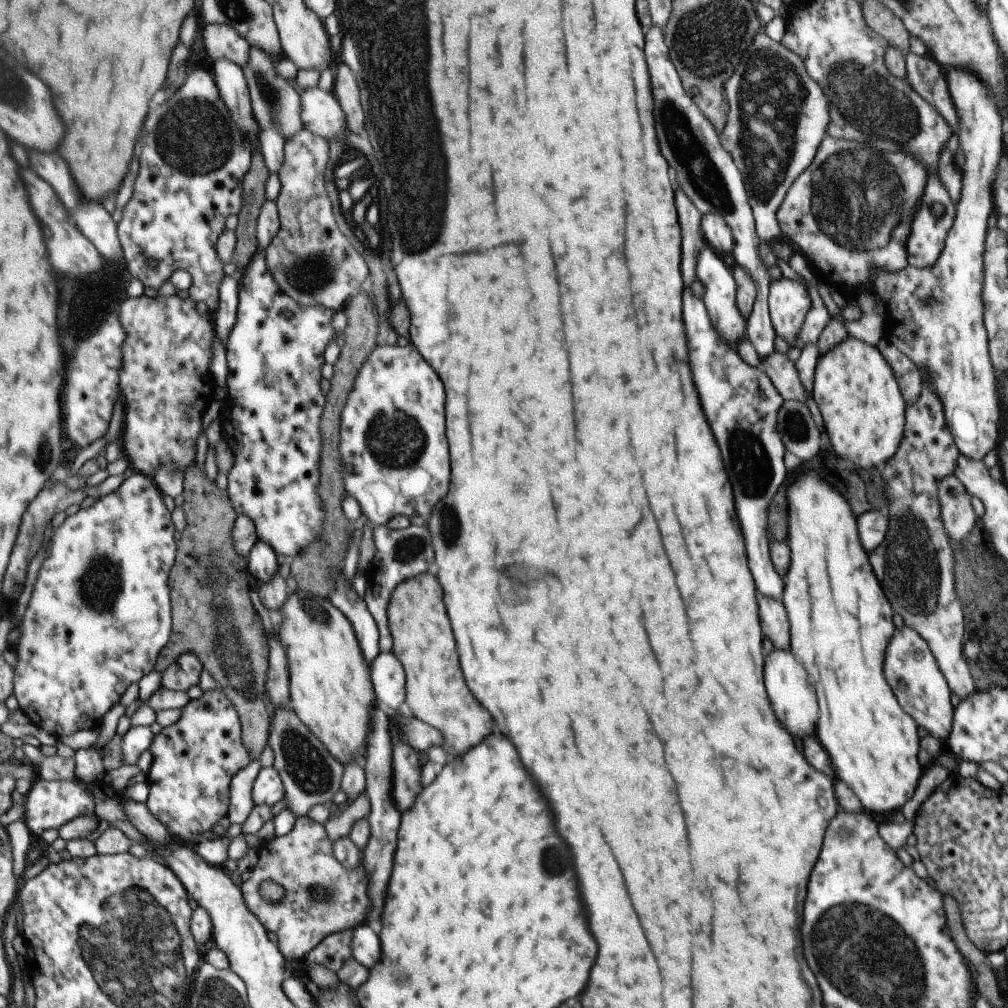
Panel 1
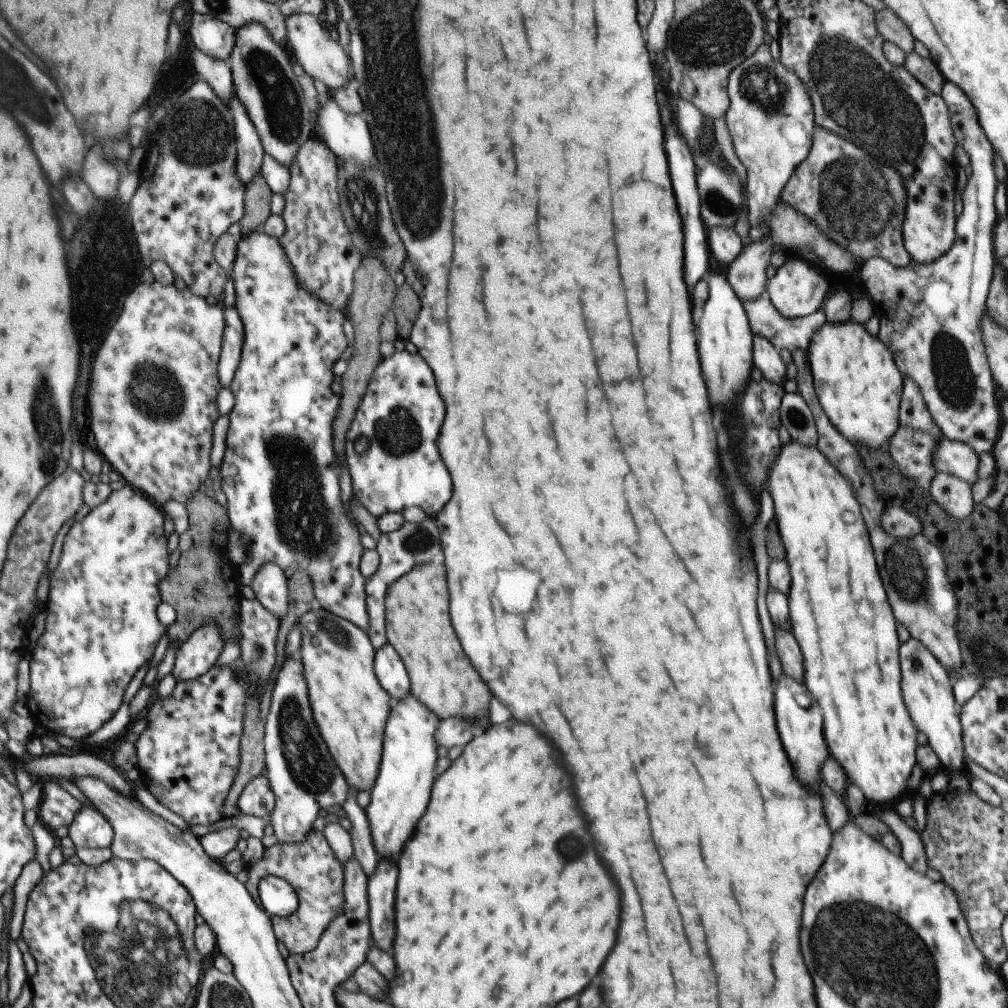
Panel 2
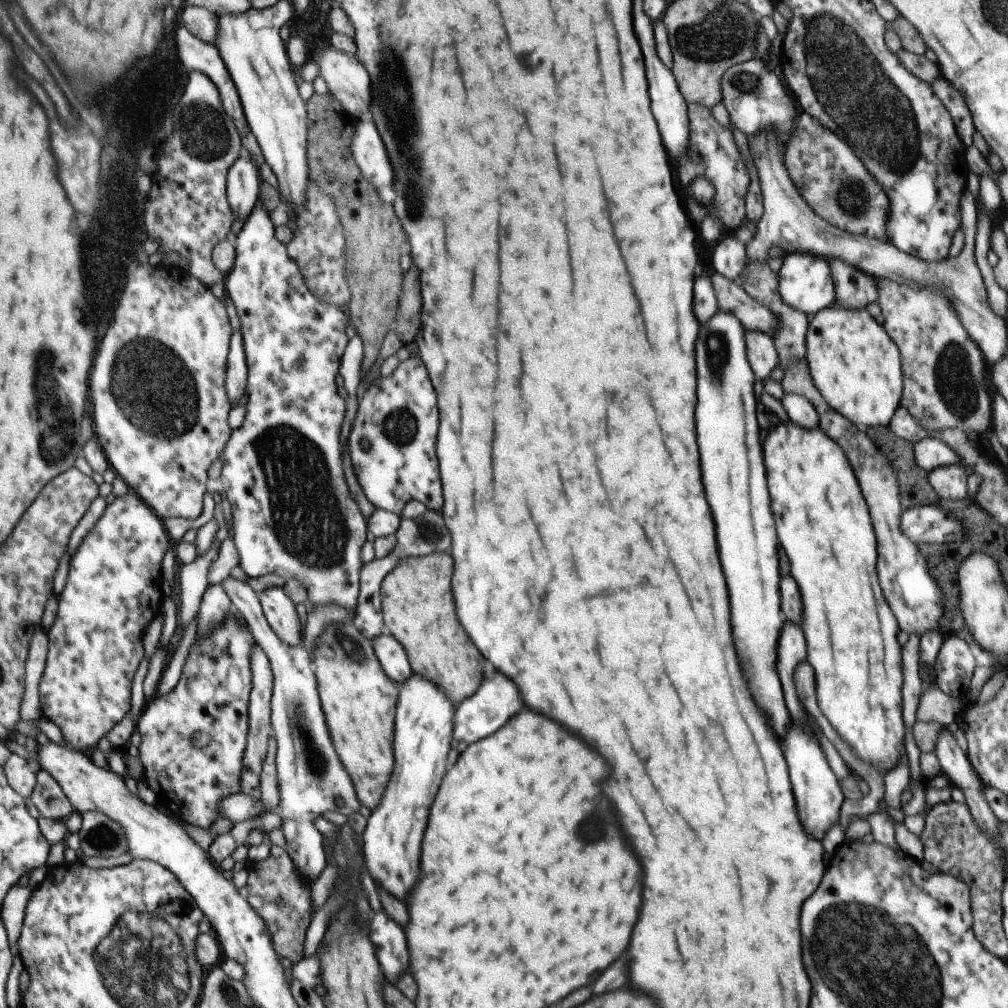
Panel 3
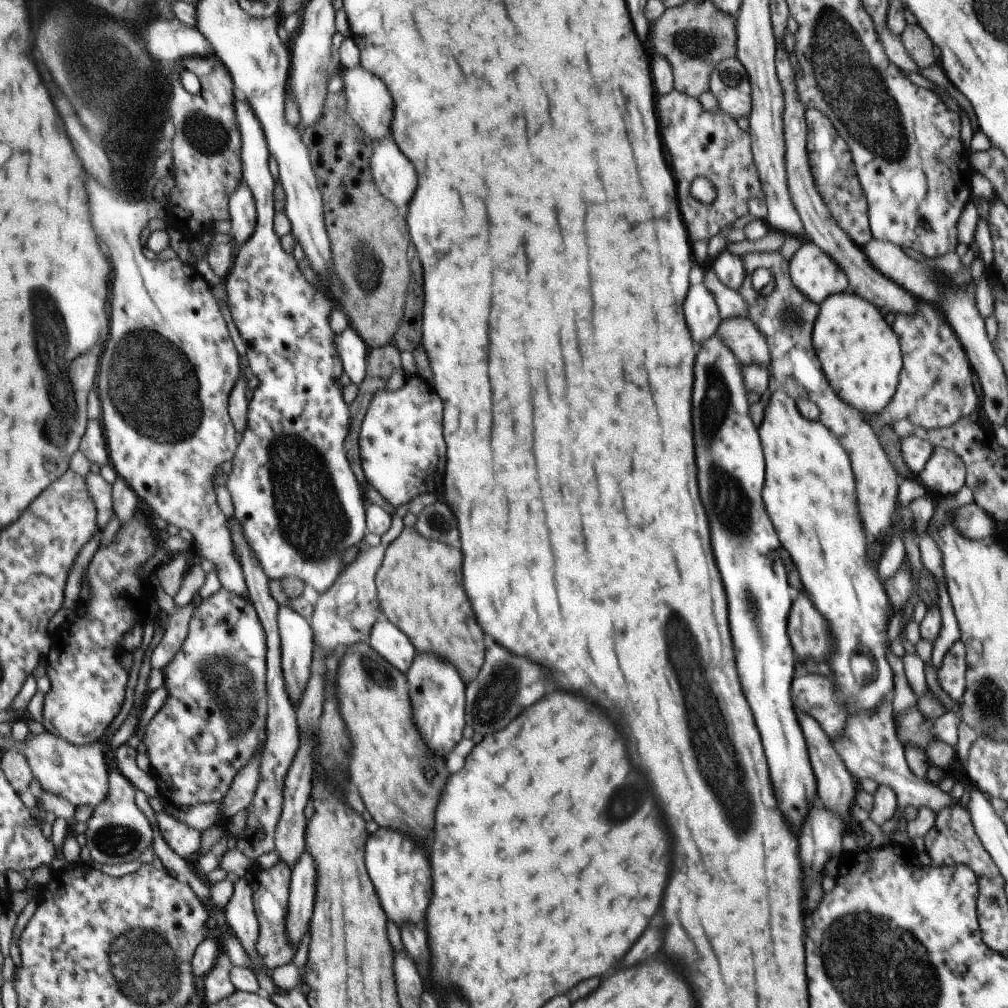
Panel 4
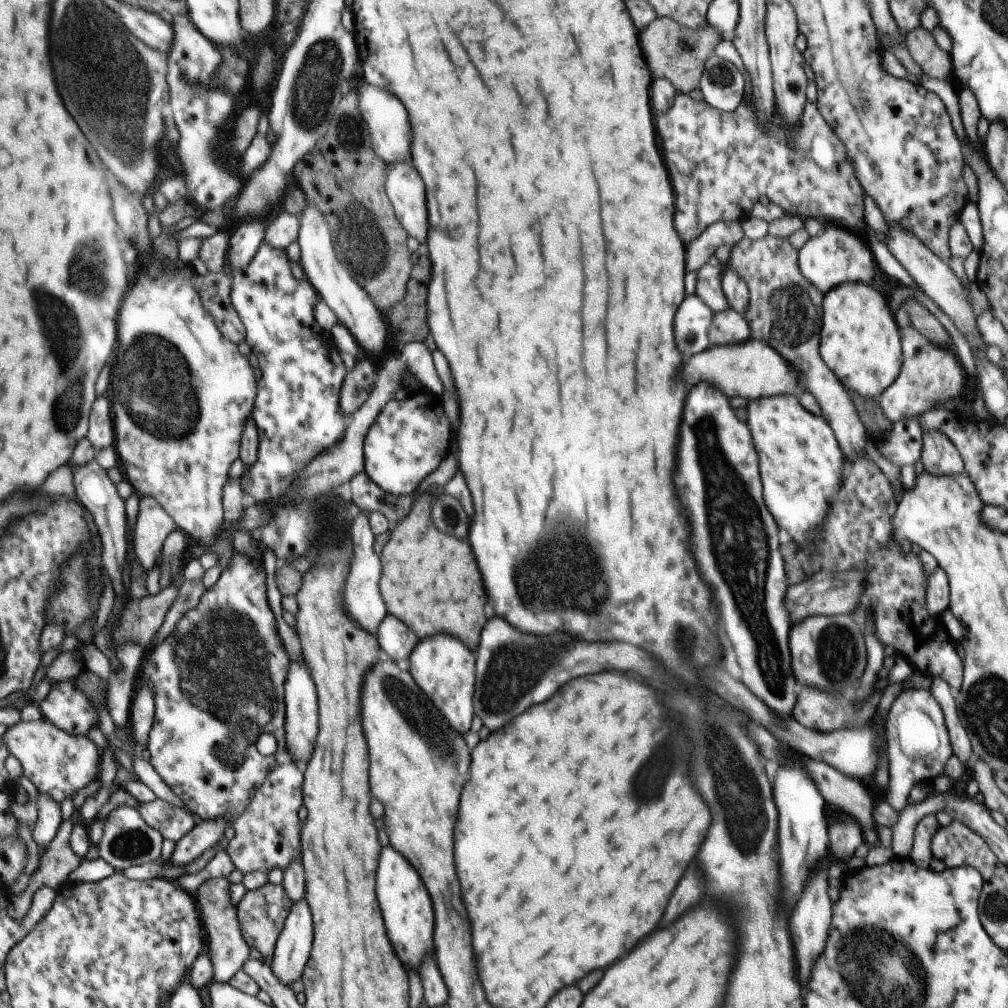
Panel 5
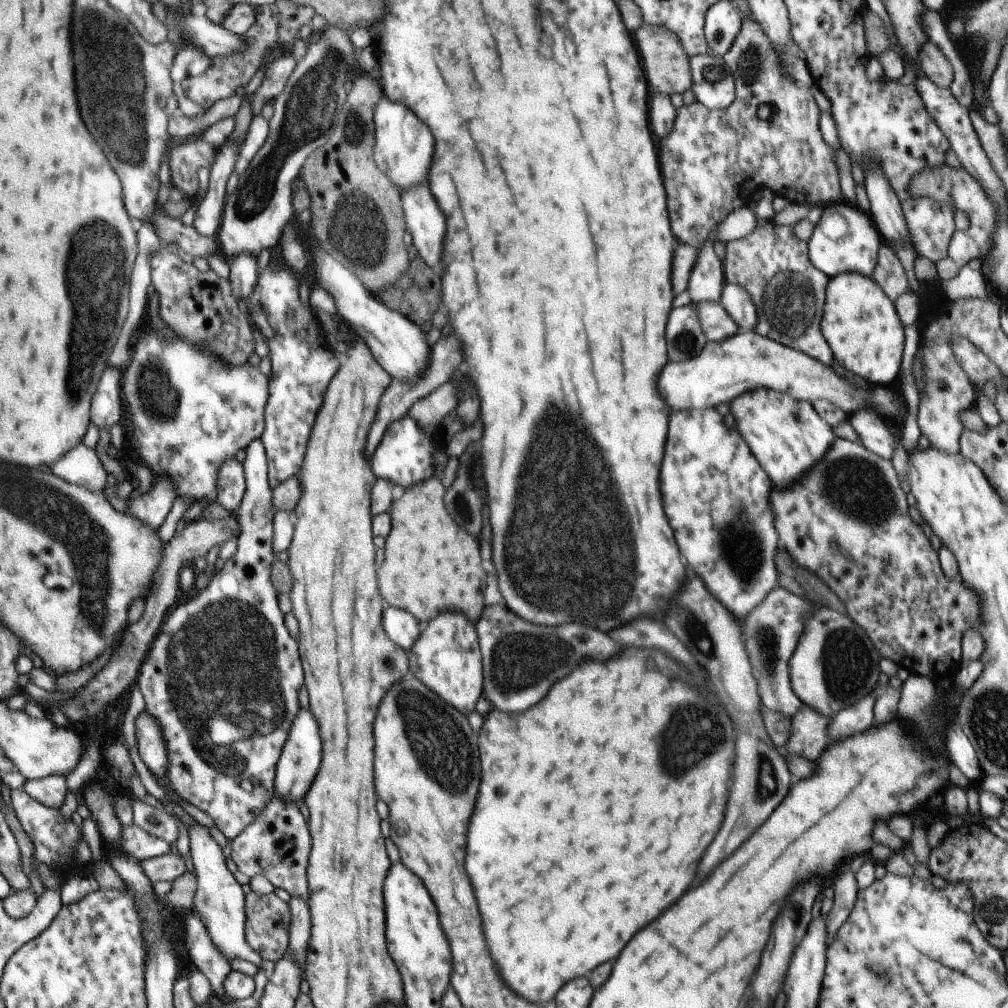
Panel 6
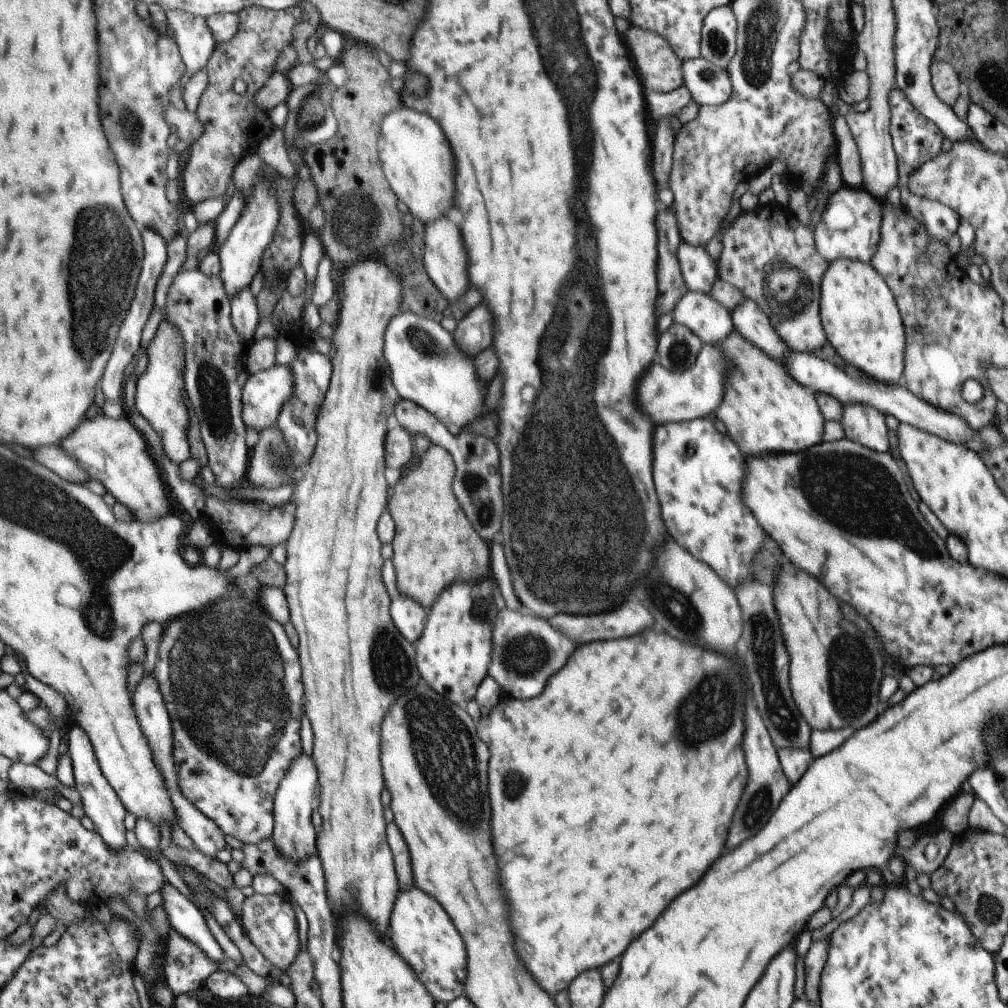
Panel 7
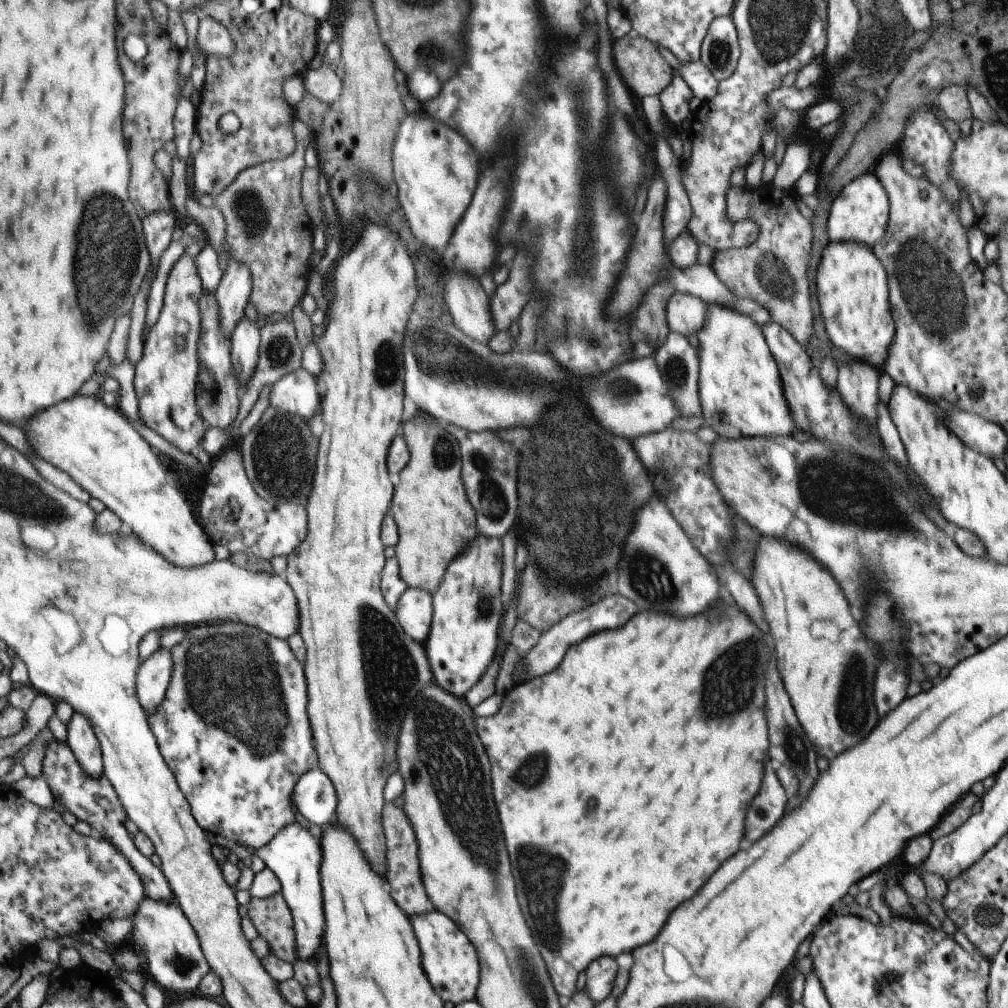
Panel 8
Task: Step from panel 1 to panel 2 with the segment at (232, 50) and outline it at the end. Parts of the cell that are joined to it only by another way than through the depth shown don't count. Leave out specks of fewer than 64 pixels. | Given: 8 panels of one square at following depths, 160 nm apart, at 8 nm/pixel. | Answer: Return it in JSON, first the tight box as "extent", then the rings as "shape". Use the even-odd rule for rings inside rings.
{"extent":[187,14,234,61],"shape":[[[193,14],[187,30],[194,48],[222,61],[226,61],[232,52],[234,31],[223,21],[217,21],[204,14]]]}

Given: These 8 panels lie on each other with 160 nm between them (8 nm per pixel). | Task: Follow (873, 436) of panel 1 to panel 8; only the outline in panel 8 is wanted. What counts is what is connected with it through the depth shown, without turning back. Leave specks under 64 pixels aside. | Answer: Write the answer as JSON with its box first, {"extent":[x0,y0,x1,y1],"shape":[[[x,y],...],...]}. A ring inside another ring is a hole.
{"extent":[815,242,895,370],"shape":[[[853,242],[828,243],[817,266],[815,292],[825,331],[833,346],[881,370],[879,364],[893,338],[895,322],[889,308],[885,270],[872,250]]]}

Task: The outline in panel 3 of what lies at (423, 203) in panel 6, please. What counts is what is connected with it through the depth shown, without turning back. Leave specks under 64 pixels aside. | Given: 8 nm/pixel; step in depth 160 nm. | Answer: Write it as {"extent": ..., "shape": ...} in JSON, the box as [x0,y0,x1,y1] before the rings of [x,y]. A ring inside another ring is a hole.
{"extent":[350,116,394,191],"shape":[[[370,116],[356,121],[350,151],[361,174],[376,191],[379,188],[392,187],[394,170]]]}

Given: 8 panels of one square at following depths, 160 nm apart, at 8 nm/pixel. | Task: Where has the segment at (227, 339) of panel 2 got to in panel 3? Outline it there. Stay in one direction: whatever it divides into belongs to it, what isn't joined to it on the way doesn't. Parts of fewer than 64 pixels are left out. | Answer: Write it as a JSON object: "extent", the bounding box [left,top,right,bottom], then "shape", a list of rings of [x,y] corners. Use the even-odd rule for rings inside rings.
{"extent":[224,330,247,407],"shape":[[[235,330],[232,331],[228,344],[224,378],[224,391],[232,407],[237,405],[239,398],[244,395],[246,376],[247,371],[242,338],[240,331]]]}

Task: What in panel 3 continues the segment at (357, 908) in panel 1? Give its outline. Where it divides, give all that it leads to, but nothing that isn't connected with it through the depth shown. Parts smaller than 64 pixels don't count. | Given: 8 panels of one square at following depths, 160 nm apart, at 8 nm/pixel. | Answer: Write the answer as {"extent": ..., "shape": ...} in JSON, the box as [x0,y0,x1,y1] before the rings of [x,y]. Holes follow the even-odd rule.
{"extent":[243,845,311,965],"shape":[[[269,845],[269,855],[260,861],[246,863],[246,885],[243,888],[249,906],[261,917],[270,934],[272,949],[279,958],[287,958],[294,965],[302,956],[303,938],[311,912],[310,881],[300,880],[292,860],[284,847]]]}

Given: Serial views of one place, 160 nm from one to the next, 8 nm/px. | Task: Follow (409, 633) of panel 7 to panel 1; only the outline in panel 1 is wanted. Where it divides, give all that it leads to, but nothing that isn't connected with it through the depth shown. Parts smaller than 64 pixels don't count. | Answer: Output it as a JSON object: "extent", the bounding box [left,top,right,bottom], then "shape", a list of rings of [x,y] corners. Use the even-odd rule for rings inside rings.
{"extent":[368,651,405,717],"shape":[[[392,651],[378,652],[368,667],[376,706],[388,717],[401,712],[404,709],[405,675],[397,657]]]}

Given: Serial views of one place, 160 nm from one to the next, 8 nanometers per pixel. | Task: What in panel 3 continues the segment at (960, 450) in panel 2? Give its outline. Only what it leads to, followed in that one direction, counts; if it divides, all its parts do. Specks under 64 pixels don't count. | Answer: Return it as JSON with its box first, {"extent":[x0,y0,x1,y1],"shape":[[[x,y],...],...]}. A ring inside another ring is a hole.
{"extent":[912,437,960,473],"shape":[[[923,437],[912,444],[912,450],[917,466],[927,473],[941,465],[960,464],[956,451],[936,438]]]}

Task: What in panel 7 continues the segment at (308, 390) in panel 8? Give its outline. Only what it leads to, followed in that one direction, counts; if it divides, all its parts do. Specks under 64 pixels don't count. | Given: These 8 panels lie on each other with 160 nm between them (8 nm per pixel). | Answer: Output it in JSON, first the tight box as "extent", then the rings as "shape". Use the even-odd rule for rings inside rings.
{"extent":[241,365,293,436],"shape":[[[274,365],[268,370],[247,374],[247,380],[241,390],[241,422],[244,430],[254,429],[259,436],[261,430],[274,426],[281,406],[291,396],[293,396],[293,376],[287,366]]]}

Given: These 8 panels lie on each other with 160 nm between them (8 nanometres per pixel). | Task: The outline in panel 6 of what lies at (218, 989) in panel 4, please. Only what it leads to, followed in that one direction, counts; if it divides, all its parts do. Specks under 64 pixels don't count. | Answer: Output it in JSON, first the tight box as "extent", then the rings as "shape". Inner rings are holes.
{"extent":[188,821,262,968],"shape":[[[193,821],[188,828],[189,850],[194,866],[196,891],[192,904],[195,904],[198,914],[195,915],[205,927],[214,947],[230,961],[232,958],[242,958],[261,968],[262,958],[245,942],[244,939],[244,898],[241,885],[234,879],[232,873],[225,867],[221,848],[209,835],[209,829]]]}

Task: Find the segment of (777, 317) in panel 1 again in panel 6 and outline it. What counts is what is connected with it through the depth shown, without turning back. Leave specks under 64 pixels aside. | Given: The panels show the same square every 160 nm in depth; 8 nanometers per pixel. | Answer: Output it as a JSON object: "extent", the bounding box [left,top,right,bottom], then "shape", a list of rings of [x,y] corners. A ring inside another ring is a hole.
{"extent":[806,200,881,278],"shape":[[[841,200],[822,207],[818,222],[806,242],[808,261],[827,278],[840,272],[858,272],[870,277],[875,266],[881,238],[872,219],[856,205]]]}

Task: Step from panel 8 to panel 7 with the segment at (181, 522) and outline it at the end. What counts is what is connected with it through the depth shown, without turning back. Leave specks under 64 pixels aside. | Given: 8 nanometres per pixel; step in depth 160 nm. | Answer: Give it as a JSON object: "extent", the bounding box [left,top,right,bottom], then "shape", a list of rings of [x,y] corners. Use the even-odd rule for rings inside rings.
{"extent":[57,414,173,522],"shape":[[[101,414],[85,418],[57,446],[65,450],[69,458],[73,456],[75,464],[85,470],[87,476],[101,482],[116,503],[129,508],[137,522],[153,522],[171,513],[173,506],[152,459],[151,450],[138,430],[128,422],[126,415],[115,420]]]}

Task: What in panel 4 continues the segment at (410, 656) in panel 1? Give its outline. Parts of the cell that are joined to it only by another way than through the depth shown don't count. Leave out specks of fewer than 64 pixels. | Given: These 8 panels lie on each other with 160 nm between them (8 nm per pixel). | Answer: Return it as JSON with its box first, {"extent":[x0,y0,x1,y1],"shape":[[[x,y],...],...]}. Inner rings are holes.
{"extent":[374,526,484,684],"shape":[[[404,526],[385,548],[381,566],[374,576],[374,583],[380,612],[407,636],[417,653],[432,652],[448,660],[460,672],[465,684],[479,672],[484,659],[483,632],[461,588],[461,554],[457,548],[423,538],[421,534],[417,534],[415,527]]]}

